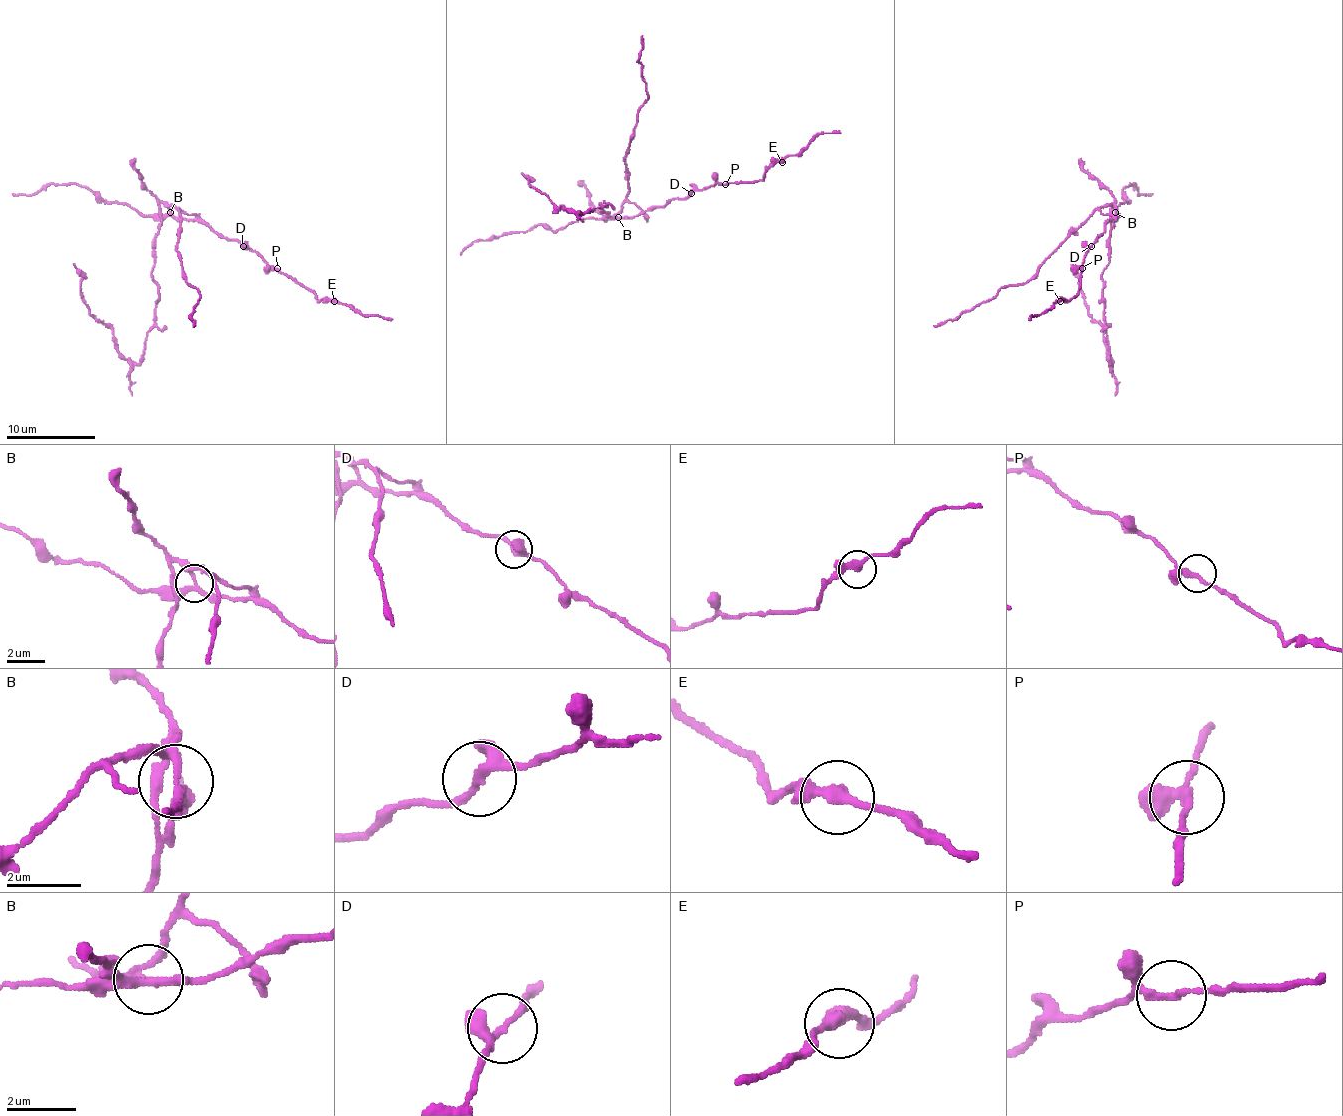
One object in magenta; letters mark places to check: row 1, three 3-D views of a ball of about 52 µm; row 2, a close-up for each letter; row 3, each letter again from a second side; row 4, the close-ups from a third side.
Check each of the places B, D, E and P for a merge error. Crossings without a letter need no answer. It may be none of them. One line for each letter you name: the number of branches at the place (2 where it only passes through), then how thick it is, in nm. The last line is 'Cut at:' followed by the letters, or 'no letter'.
B: 4 | 240 nm
Cut at: B

